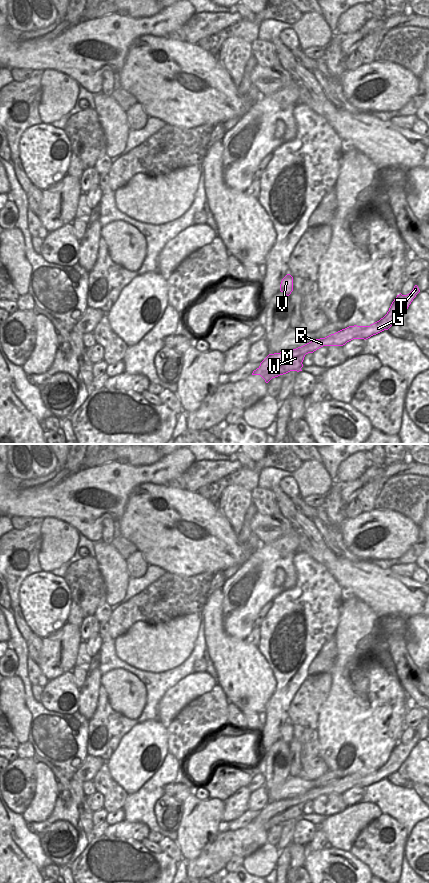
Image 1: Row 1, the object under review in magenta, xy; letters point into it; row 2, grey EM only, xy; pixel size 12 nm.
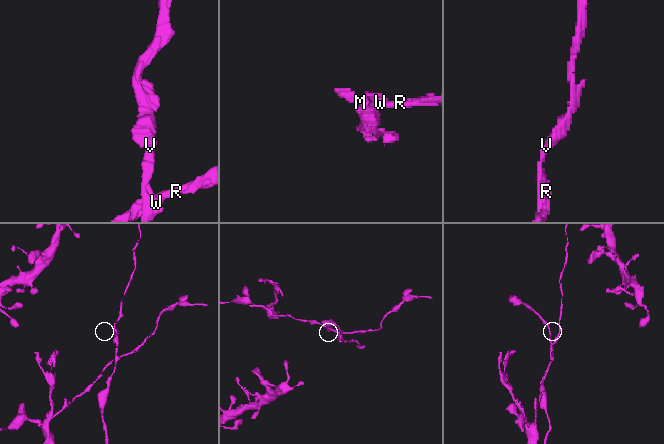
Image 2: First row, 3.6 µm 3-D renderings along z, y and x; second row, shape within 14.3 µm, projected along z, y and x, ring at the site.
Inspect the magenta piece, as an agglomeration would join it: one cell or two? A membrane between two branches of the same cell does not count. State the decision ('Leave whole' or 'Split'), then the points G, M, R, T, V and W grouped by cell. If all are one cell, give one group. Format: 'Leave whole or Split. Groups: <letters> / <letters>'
Split. Groups: G M R T W / V

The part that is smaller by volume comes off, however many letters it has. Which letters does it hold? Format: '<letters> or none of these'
V

